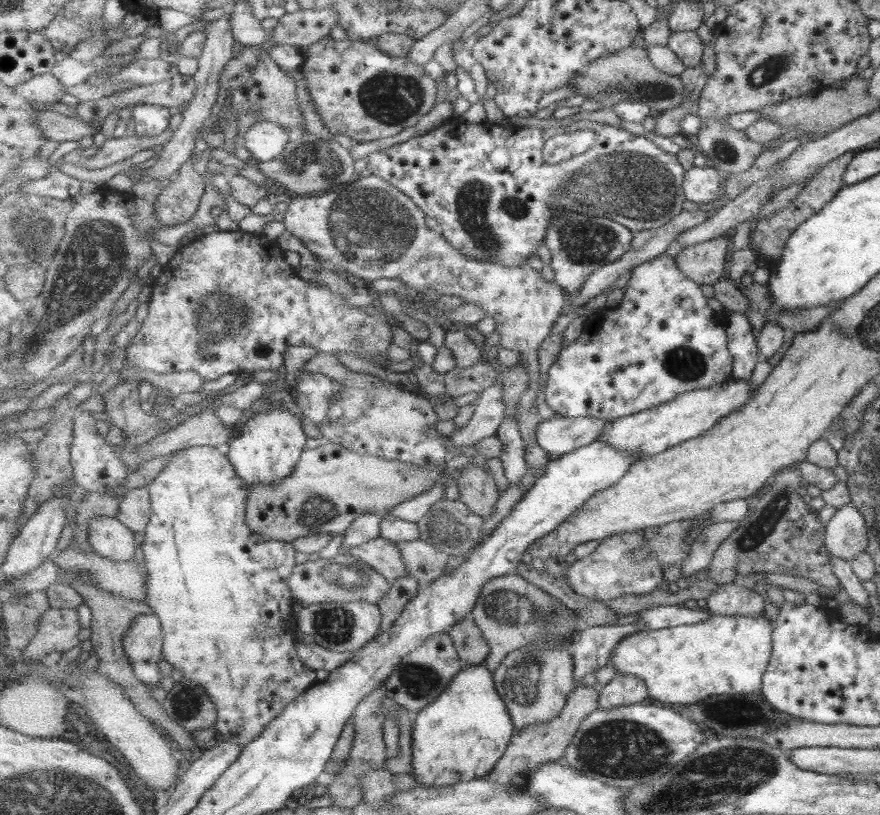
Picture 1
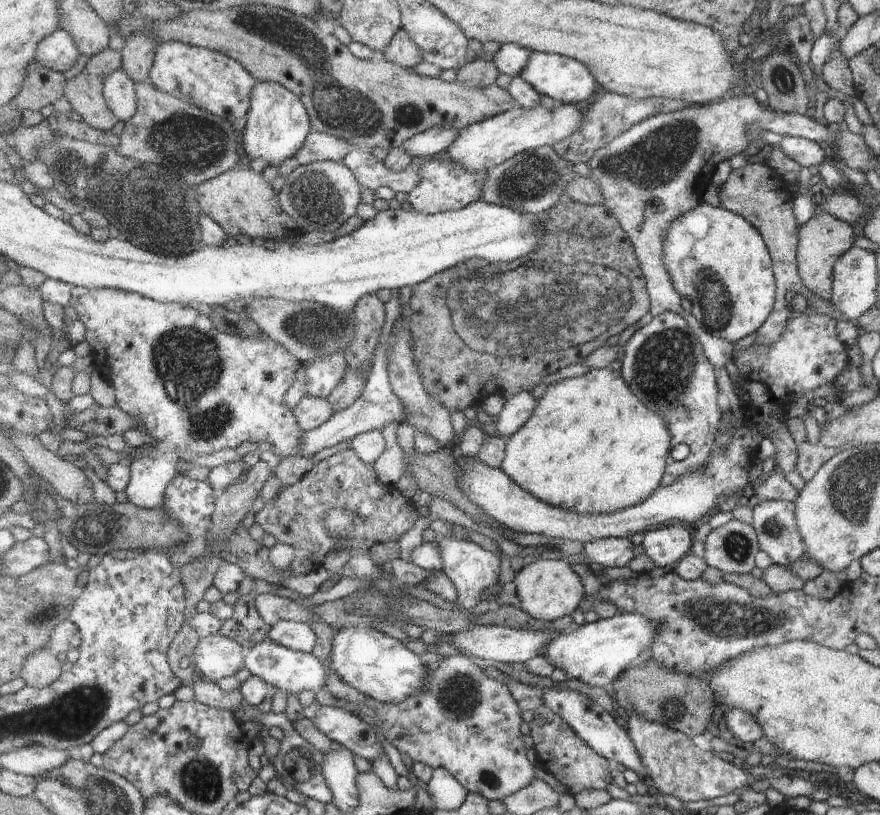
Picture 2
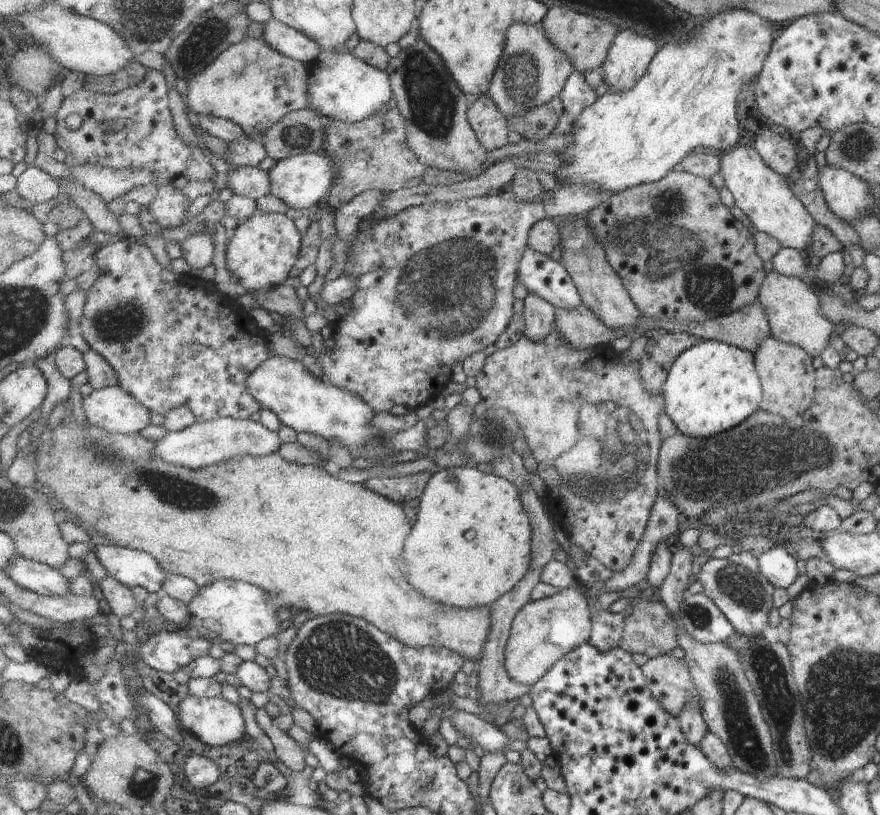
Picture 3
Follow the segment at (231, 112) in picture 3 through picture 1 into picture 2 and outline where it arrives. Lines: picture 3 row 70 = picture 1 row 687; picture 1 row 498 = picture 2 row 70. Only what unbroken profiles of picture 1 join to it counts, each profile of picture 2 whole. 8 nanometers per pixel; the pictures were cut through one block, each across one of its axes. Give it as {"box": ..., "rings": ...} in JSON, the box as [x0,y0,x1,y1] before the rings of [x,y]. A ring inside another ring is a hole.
{"box":[150,41,257,123],"rings":[[[181,41],[159,44],[150,80],[161,92],[182,98],[230,123],[249,116],[251,95],[257,82],[239,61],[233,60],[227,53]]]}

